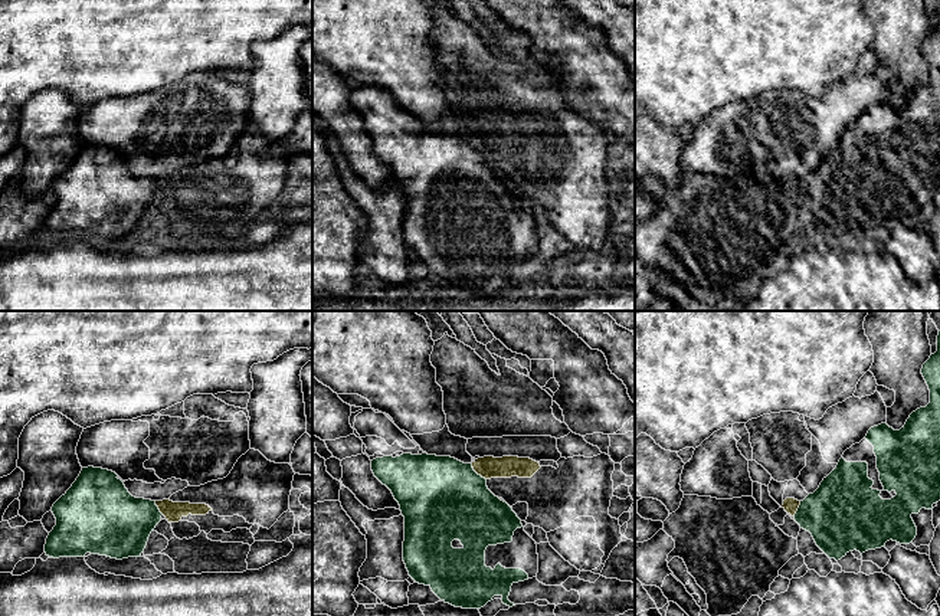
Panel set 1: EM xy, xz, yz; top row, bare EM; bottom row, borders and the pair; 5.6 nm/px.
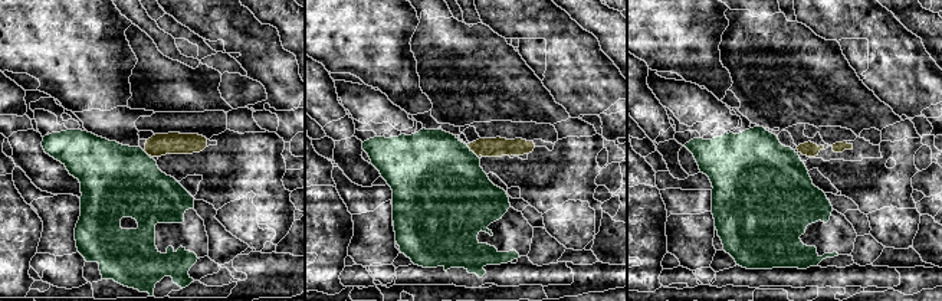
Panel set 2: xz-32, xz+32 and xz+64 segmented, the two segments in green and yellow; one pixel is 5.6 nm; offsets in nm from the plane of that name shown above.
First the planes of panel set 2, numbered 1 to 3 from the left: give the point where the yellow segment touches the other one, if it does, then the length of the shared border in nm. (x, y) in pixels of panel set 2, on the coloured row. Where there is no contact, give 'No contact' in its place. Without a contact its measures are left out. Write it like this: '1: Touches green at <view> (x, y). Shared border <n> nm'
1: Touches green at xz-32 (147, 154). Shared border 40 nm
2: Touches green at xz+32 (472, 151). Shared border 100 nm
3: No contact

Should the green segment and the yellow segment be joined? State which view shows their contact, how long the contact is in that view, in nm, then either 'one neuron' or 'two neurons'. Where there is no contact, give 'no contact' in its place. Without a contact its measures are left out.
contact in xz; length 130 nm; two neurons

